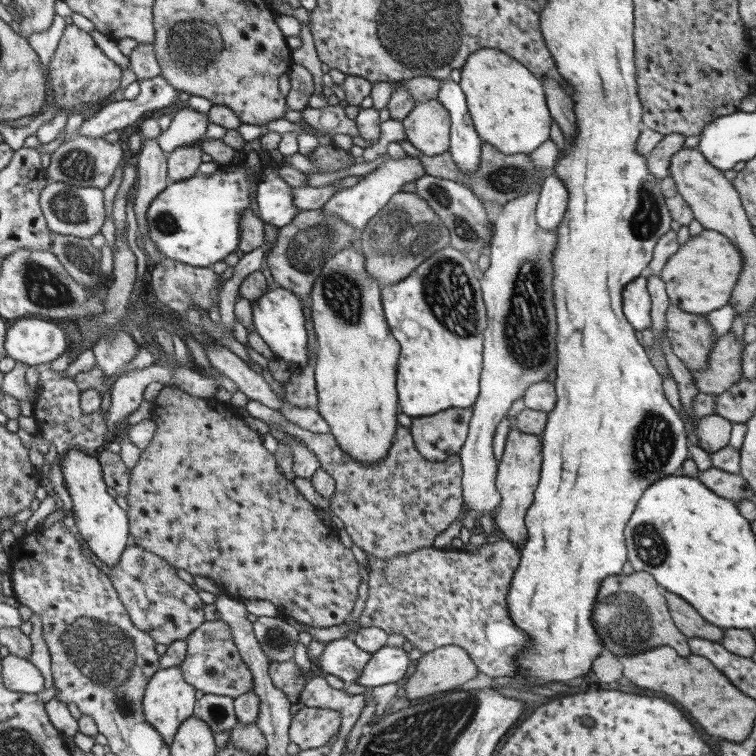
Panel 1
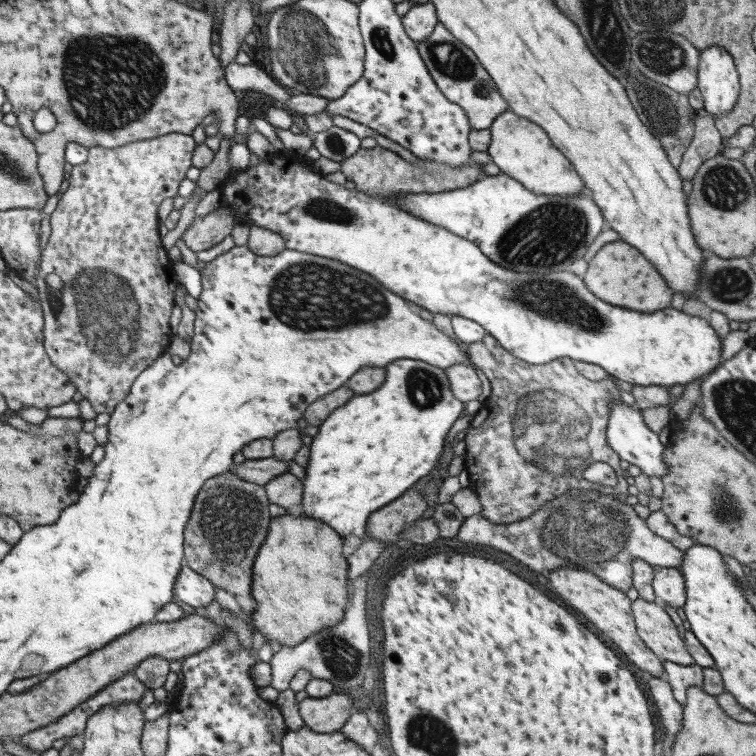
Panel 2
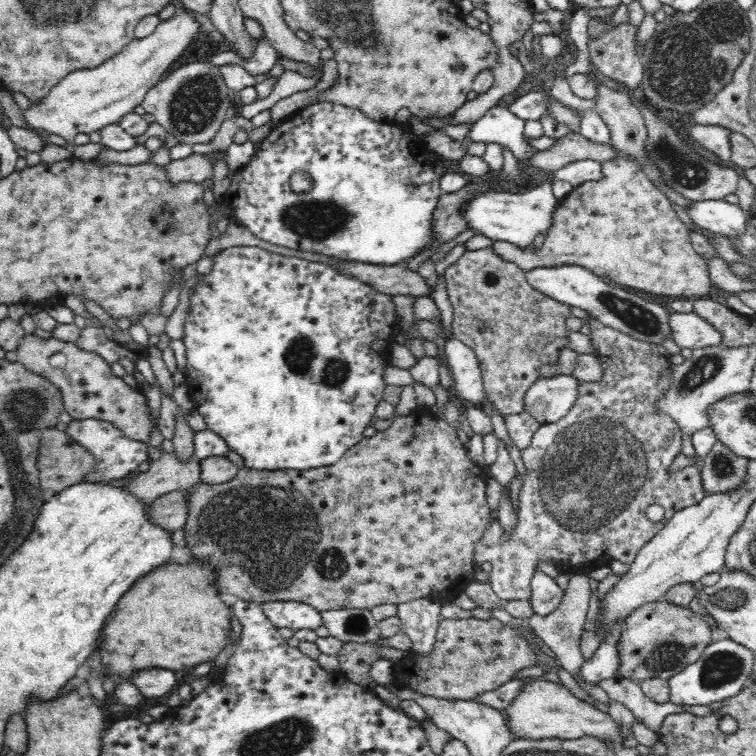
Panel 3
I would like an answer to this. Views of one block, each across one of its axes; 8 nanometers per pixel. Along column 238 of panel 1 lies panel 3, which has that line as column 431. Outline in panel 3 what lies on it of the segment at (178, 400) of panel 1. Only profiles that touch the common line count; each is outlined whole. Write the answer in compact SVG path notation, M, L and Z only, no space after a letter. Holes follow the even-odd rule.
M419 407L413 410L411 414L406 416L397 415L390 426L383 431L378 431L372 437L364 437L358 444L354 444L352 448L349 448L344 456L338 462L333 465L328 465L320 468L311 468L310 470L297 471L294 469L284 469L284 470L254 470L248 467L242 467L238 470L236 478L224 483L209 485L206 483L198 482L194 484L194 487L186 490L187 494L187 512L188 521L186 522L184 530L186 531L185 541L187 546L192 553L192 558L200 560L203 564L212 567L216 571L216 584L218 590L226 592L226 594L236 594L240 596L242 600L248 600L250 602L258 603L262 602L274 602L274 600L292 600L294 602L301 602L304 604L309 604L313 606L316 610L324 612L324 610L340 610L340 608L361 608L361 610L372 610L374 606L380 606L380 604L400 604L402 602L410 602L410 600L416 600L416 598L429 598L432 592L434 596L442 596L446 592L460 592L464 588L472 583L476 576L478 576L477 566L474 563L474 549L476 544L483 539L484 532L491 524L491 510L486 499L486 480L488 474L485 471L485 466L479 466L476 462L473 462L470 457L468 457L468 452L466 447L458 439L458 432L456 428L449 424L446 419L438 419L430 414L429 408Z

